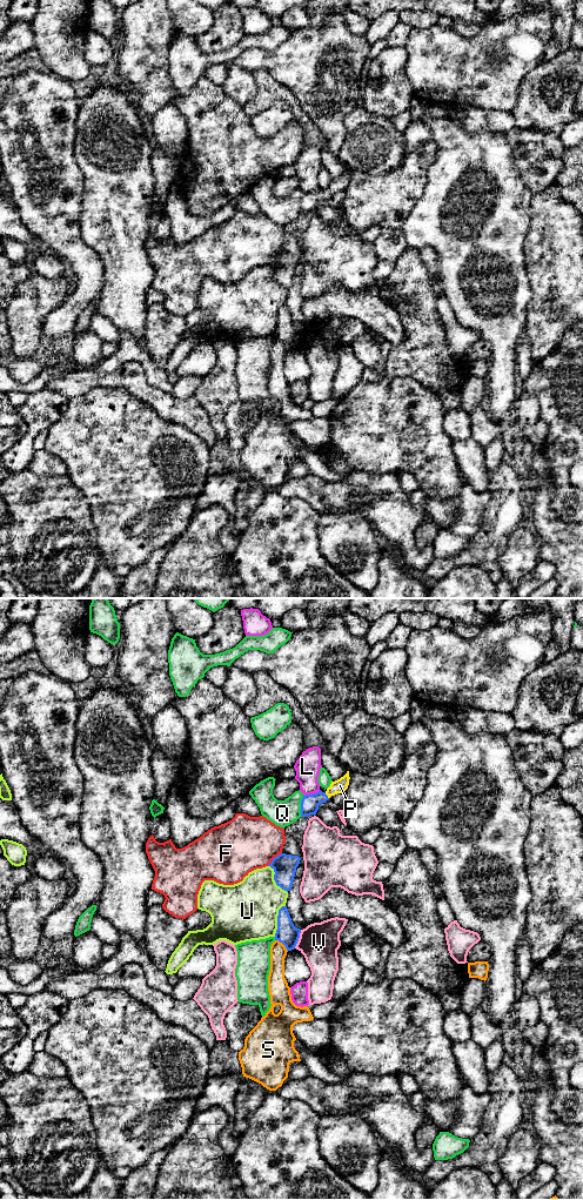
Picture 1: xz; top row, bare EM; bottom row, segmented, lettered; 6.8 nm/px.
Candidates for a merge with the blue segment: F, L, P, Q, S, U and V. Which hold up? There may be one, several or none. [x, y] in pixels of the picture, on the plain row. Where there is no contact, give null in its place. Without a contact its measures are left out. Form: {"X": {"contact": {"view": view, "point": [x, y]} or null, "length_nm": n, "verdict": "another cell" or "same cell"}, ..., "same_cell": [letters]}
{"F": {"contact": {"view": "xz", "point": [274, 256]}, "length_nm": 140, "verdict": "another cell"}, "L": {"contact": {"view": "xz", "point": [313, 192]}, "length_nm": 130, "verdict": "another cell"}, "P": {"contact": {"view": "xz", "point": [327, 194]}, "length_nm": 50, "verdict": "same cell"}, "Q": {"contact": {"view": "xz", "point": [301, 205]}, "length_nm": 140, "verdict": "another cell"}, "S": {"contact": {"view": "xz", "point": [282, 341]}, "length_nm": 120, "verdict": "another cell"}, "U": {"contact": {"view": "xz", "point": [277, 319]}, "length_nm": 220, "verdict": "another cell"}, "V": {"contact": {"view": "xz", "point": [297, 337]}, "length_nm": 140, "verdict": "another cell"}, "same_cell": ["P"]}

